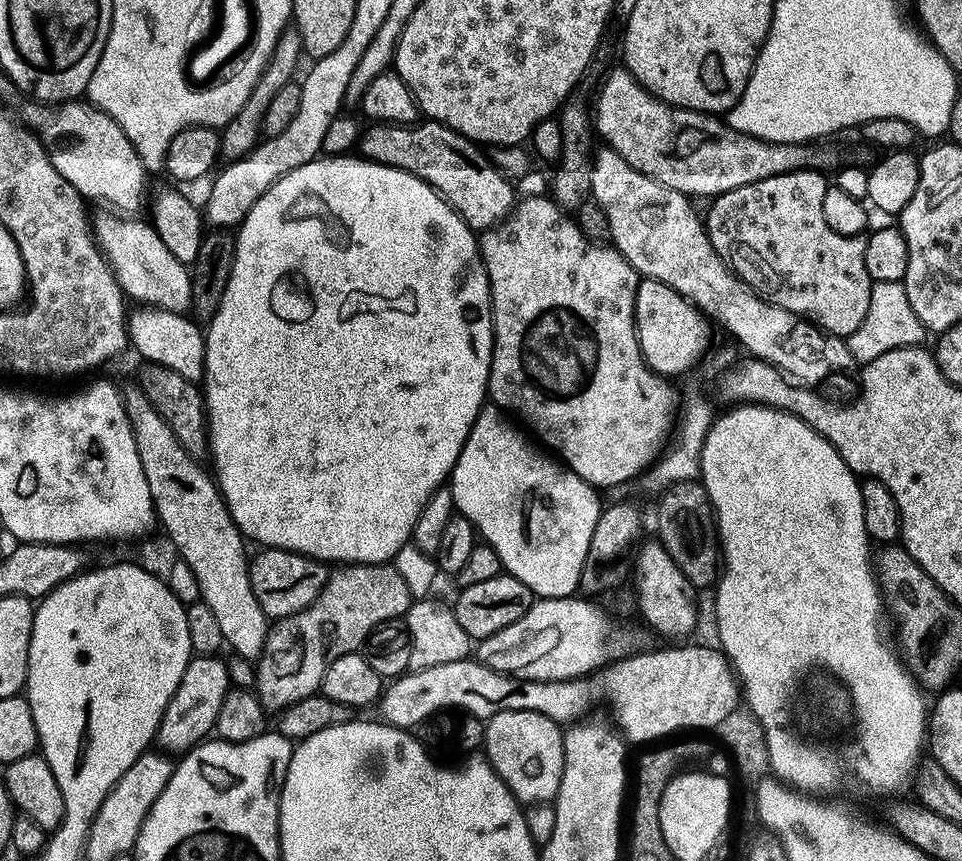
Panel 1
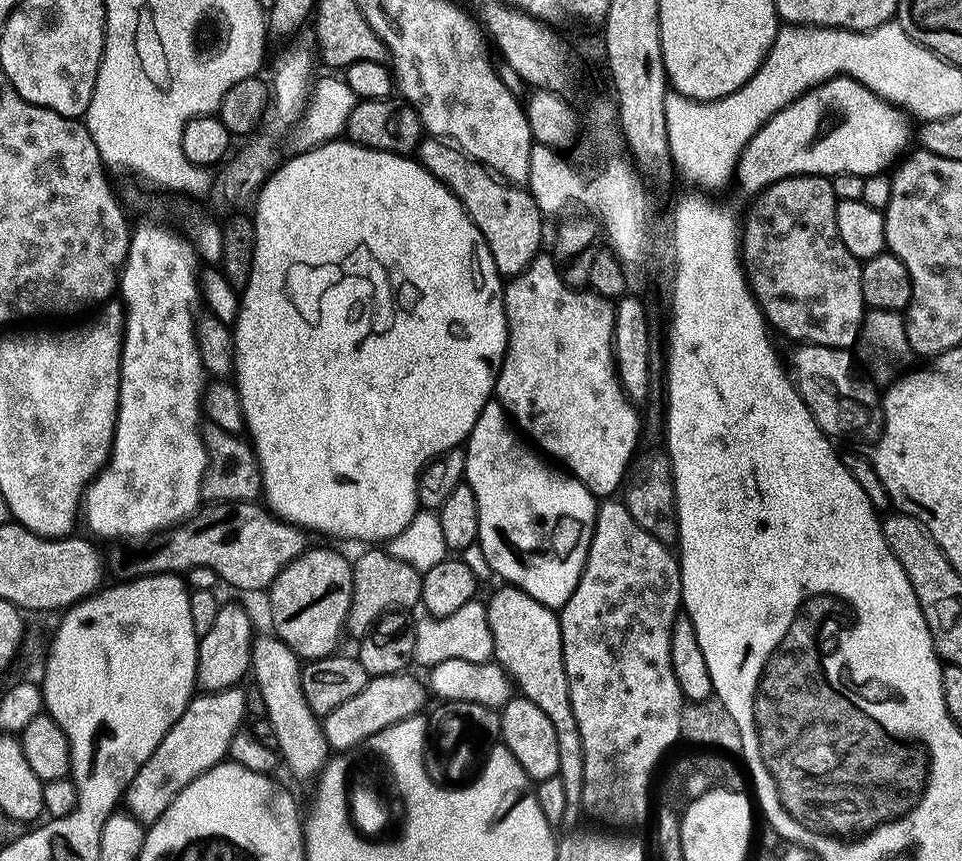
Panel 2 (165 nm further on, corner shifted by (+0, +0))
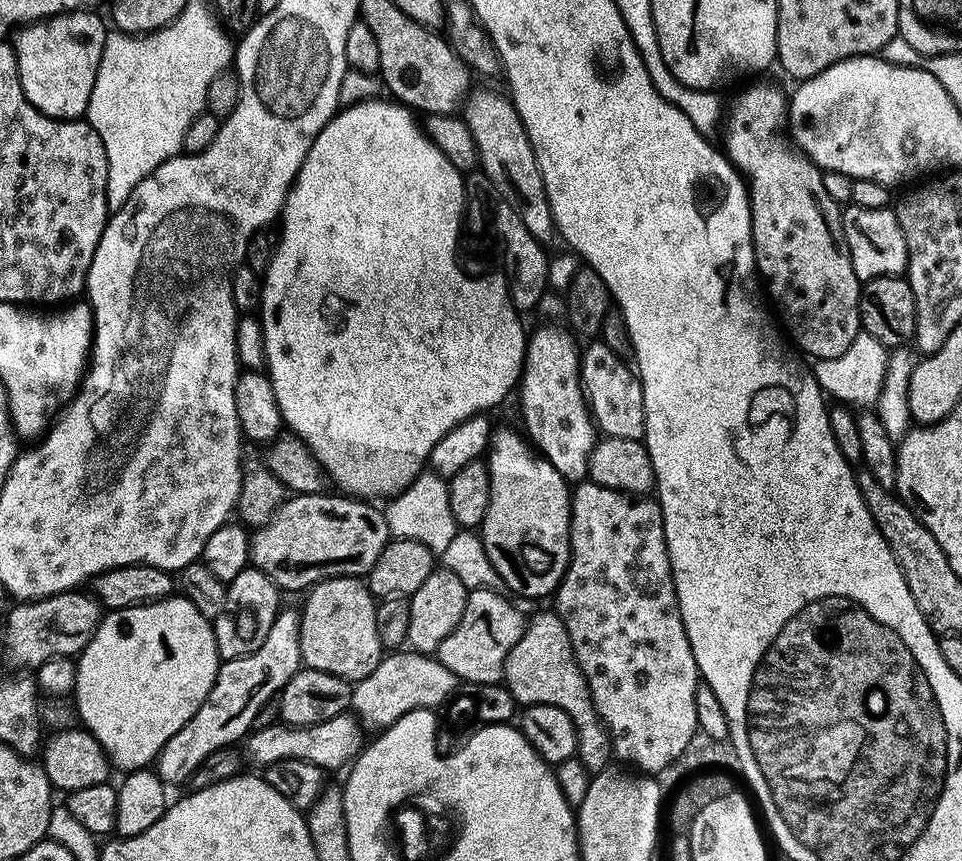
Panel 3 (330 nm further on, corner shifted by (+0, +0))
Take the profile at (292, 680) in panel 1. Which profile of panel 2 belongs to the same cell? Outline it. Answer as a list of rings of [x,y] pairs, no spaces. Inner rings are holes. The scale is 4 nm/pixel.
[[[372,546],[369,552],[361,554],[352,564],[352,605],[348,611],[349,633],[363,634],[386,612],[412,610],[420,604],[422,574],[406,562],[398,562],[380,546]]]

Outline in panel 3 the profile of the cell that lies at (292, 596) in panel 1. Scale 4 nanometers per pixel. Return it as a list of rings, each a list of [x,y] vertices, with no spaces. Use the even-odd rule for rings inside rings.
[[[335,576],[313,584],[304,598],[304,608],[299,609],[303,667],[326,670],[349,682],[370,675],[382,659],[382,649],[376,626],[377,601],[367,583],[358,576]]]

